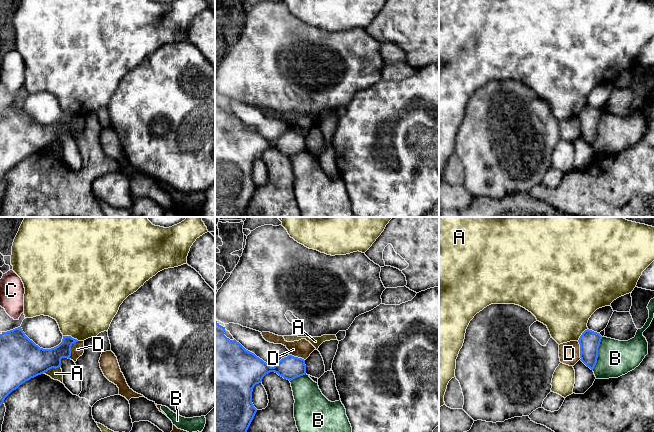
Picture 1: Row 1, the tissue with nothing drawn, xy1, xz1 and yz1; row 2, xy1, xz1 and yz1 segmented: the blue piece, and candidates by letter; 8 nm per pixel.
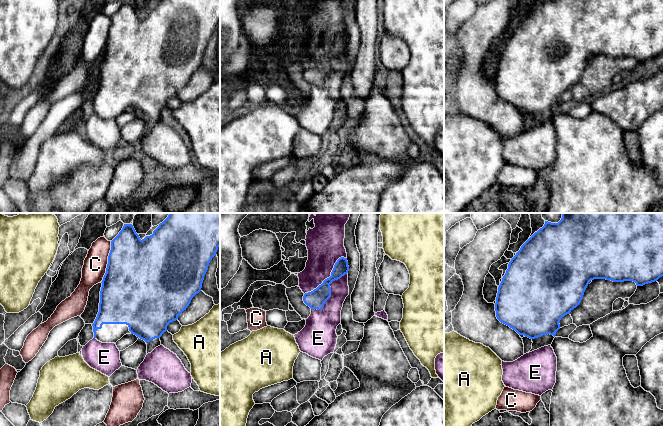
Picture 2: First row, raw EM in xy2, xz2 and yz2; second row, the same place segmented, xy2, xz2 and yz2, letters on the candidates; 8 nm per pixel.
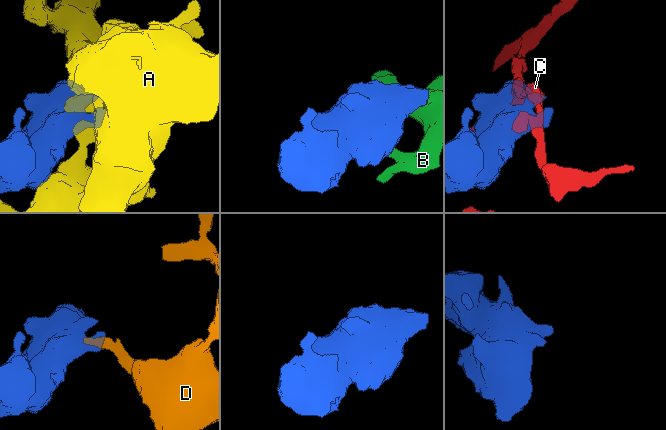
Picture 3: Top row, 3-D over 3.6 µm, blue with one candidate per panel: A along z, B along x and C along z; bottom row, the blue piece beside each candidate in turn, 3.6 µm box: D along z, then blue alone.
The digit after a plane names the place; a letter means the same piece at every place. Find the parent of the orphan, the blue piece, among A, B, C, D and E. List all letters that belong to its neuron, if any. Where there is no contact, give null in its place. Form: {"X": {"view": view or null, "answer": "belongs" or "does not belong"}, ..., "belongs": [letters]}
{"A": {"view": "xy1", "answer": "does not belong"}, "B": {"view": "yz1", "answer": "does not belong"}, "C": {"view": "xy2", "answer": "does not belong"}, "D": {"view": "xy1", "answer": "does not belong"}, "E": {"view": "xz2", "answer": "does not belong"}, "belongs": []}

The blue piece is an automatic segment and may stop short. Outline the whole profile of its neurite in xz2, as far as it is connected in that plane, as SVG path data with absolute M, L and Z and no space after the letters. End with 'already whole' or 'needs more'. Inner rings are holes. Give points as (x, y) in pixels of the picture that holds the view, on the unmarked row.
M341 33L337 36L331 48L331 52L323 57L316 65L305 69L303 72L304 79L311 85L322 86L325 78L331 73L330 60L340 55L349 47L347 34Z; already whole

